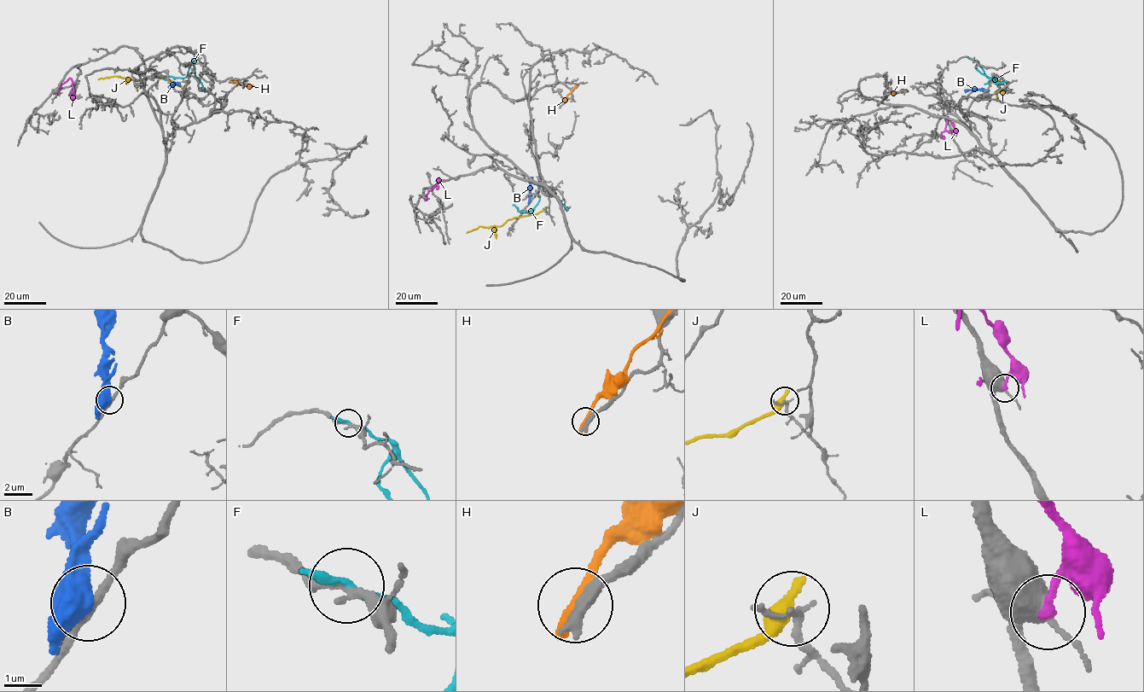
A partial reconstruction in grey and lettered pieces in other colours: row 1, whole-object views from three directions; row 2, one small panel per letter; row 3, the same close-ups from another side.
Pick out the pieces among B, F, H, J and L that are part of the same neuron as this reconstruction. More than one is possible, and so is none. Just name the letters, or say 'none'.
none

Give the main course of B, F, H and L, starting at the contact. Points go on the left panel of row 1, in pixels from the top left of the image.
B: (171, 86), (176, 83), (181, 85)
F: (197, 57), (182, 78), (155, 76)
H: (230, 81), (252, 85)
L: (55, 92), (69, 78), (73, 91), (72, 100)

